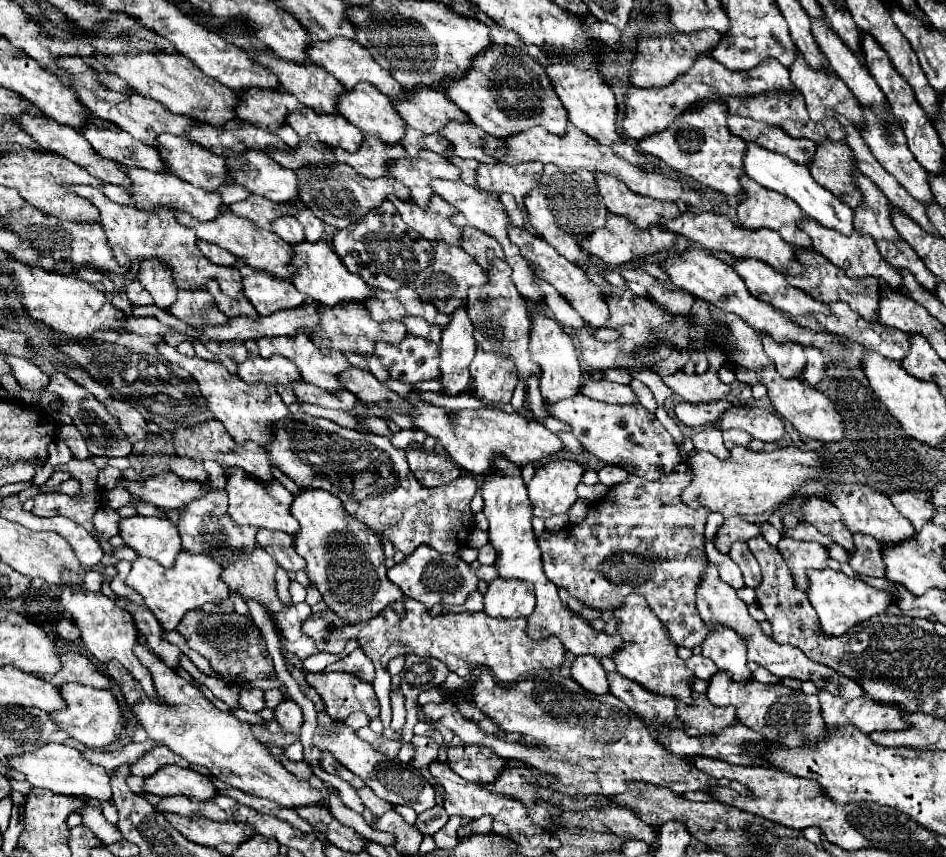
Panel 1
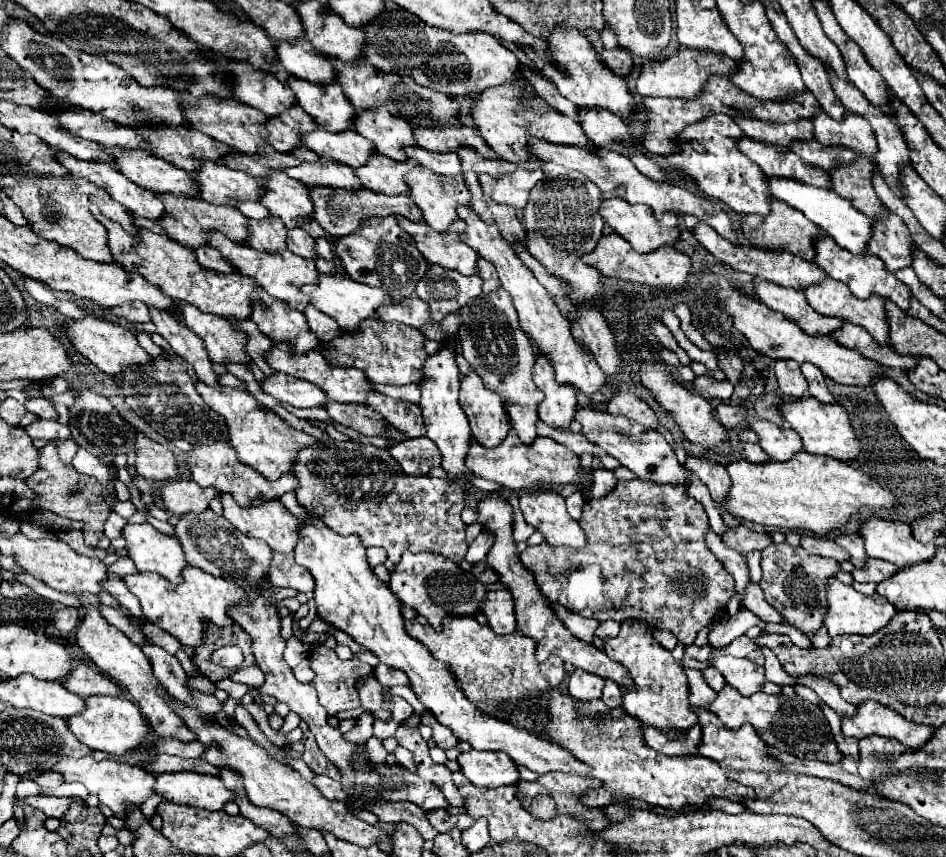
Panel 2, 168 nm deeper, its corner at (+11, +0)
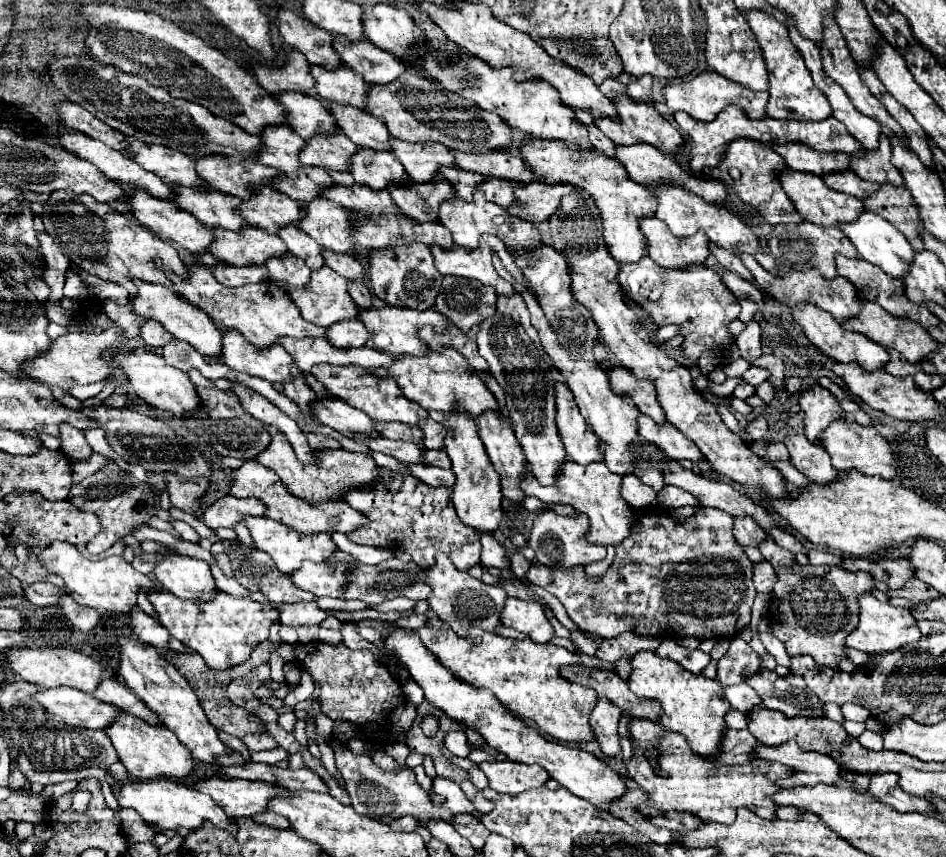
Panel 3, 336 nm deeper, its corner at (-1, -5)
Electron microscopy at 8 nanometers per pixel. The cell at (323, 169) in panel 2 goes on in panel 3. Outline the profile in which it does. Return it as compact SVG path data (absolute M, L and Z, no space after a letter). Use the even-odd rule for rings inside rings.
M334 183L322 189L320 195L356 213L396 213L398 211L398 207L394 207L394 201L390 199L390 193L386 189L376 191L360 183L354 183L354 185Z

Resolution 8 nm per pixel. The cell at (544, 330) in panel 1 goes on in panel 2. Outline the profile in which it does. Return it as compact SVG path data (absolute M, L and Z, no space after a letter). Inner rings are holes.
M540 354L534 364L534 382L544 392L544 400L538 406L538 416L550 428L560 432L570 430L570 422L574 420L578 400L576 390L568 384L558 384L554 378L554 370L550 362Z

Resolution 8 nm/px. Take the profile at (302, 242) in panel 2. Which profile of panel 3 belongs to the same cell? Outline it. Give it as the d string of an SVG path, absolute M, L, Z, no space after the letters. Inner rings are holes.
M324 249L322 251L322 257L324 257L324 263L334 269L338 275L350 279L350 281L356 281L356 279L366 279L366 271L364 267L348 253L334 253L330 249Z

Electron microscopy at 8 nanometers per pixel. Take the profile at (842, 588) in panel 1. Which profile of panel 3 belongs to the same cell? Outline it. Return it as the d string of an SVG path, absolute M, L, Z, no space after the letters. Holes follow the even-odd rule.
M870 593L860 595L858 605L860 605L860 621L858 621L858 627L846 637L848 647L854 647L864 653L884 653L884 651L900 649L906 643L914 643L920 639L920 629L908 609L894 607L890 603L880 603Z

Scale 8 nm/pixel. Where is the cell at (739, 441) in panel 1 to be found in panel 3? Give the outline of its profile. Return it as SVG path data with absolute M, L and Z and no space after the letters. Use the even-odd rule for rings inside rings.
M768 443L766 445L766 455L770 461L778 461L778 459L790 459L788 449L784 443Z

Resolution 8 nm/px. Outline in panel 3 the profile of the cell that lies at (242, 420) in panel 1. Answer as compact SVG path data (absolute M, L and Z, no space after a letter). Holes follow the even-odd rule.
M266 425L266 431L270 433L272 439L270 439L270 445L256 457L256 461L260 465L272 469L282 479L286 489L296 497L302 497L310 503L322 501L322 499L334 499L344 489L374 485L374 481L378 479L376 463L366 453L350 453L346 449L316 449L314 455L318 457L318 463L306 465L296 457L294 449L290 447L290 443L288 443L286 435L282 435L282 431L278 431L276 427L270 427L270 425Z

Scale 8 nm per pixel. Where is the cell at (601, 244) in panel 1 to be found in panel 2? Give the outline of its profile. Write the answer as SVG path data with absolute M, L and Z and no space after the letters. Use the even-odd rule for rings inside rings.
M608 234L600 238L596 250L590 254L584 254L582 262L596 268L606 278L620 278L632 284L648 286L650 290L658 290L658 292L682 292L686 286L686 278L692 270L690 256L678 252L674 246L662 246L654 252L640 254L640 252L634 252L632 246L618 234Z

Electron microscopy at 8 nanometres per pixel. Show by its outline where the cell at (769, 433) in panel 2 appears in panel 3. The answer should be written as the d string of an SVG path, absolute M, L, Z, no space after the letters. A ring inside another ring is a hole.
M788 435L784 445L790 451L790 463L814 483L830 483L838 471L830 463L830 455L818 443L810 443L804 435Z

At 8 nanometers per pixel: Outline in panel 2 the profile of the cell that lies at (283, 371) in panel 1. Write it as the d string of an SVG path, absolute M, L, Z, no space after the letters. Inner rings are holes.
M282 372L268 376L262 382L262 390L278 402L290 404L294 408L324 408L328 404L326 394L322 394L318 386L298 378L288 378Z

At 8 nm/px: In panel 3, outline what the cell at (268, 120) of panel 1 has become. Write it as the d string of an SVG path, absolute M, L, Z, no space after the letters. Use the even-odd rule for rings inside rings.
M316 133L300 151L298 159L302 165L328 167L336 171L348 171L350 151L358 147L342 133Z

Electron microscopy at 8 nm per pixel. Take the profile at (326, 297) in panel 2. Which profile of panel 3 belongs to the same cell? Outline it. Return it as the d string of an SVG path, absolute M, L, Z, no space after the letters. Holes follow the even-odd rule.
M382 305L382 307L370 307L370 309L358 309L358 319L364 323L366 331L370 333L370 339L366 345L378 351L386 351L390 355L424 355L428 351L426 343L418 339L418 327L422 325L432 325L436 331L444 331L446 327L446 317L438 315L436 309L426 309L426 311L416 311L410 307L392 307L392 305Z

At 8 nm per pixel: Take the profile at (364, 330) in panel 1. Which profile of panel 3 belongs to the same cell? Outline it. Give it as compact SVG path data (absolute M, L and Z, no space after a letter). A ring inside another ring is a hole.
M442 347L442 351L426 351L426 355L416 357L416 355L398 355L392 359L390 369L372 369L374 375L380 377L390 377L398 383L400 391L404 393L406 399L422 405L424 409L436 409L436 411L468 411L474 417L478 417L486 409L498 409L498 401L494 395L488 391L488 387L470 373L468 361L454 351L452 347Z

